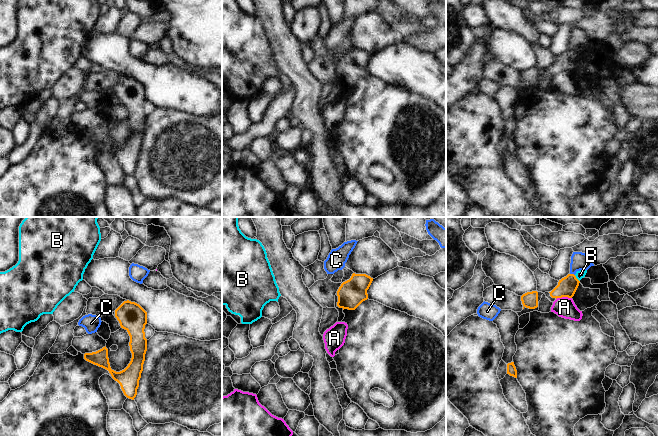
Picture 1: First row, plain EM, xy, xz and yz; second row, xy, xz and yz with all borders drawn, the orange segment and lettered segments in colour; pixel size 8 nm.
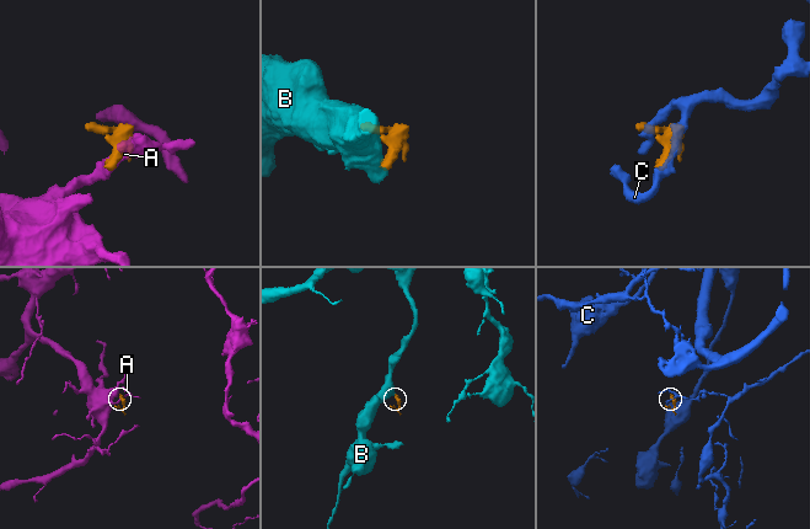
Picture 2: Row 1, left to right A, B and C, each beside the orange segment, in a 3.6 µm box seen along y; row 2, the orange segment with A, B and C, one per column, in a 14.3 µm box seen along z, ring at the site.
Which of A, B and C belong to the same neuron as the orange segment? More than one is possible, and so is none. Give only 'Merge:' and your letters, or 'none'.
Merge: none

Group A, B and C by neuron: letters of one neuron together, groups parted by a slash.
A / B / C

